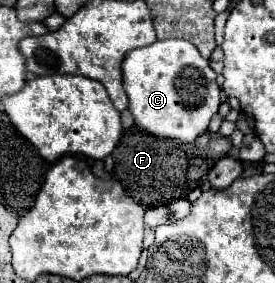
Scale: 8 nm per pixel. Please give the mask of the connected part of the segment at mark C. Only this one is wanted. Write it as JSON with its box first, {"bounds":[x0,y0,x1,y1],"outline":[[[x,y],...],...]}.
{"bounds":[121,40,221,142],"outline":[[[157,40],[145,48],[131,50],[123,58],[121,70],[135,126],[153,136],[195,142],[219,110],[221,88],[215,82],[217,74],[211,70],[209,60],[187,40]]]}

